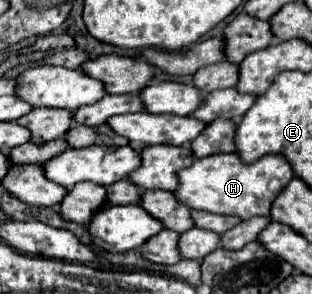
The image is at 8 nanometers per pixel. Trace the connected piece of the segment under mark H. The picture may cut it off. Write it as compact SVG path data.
M218 153L196 159L182 175L178 193L180 203L190 209L220 213L220 215L238 215L242 219L250 219L256 215L270 215L270 205L278 197L278 193L294 179L294 171L286 157L282 155L264 155L254 163L244 163L236 153Z

